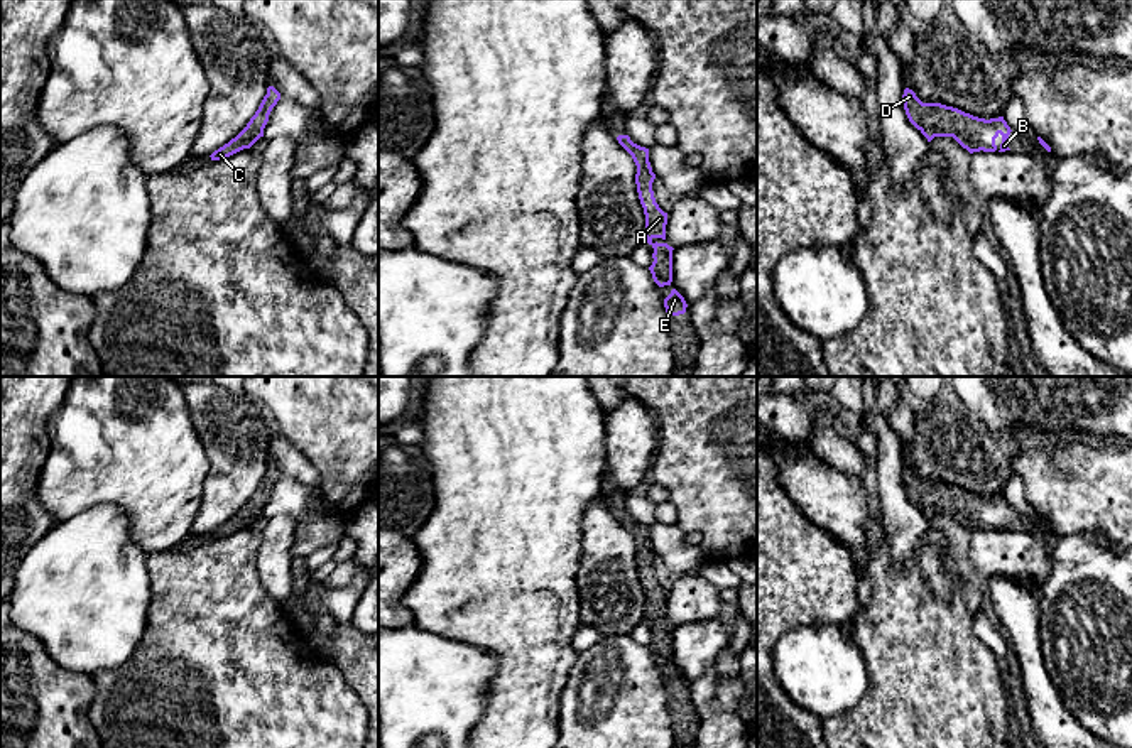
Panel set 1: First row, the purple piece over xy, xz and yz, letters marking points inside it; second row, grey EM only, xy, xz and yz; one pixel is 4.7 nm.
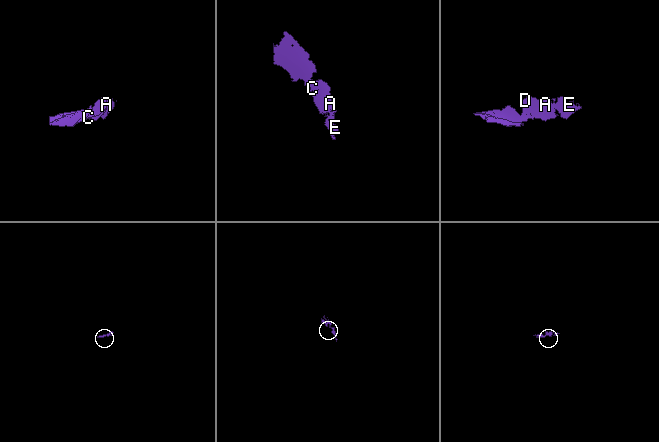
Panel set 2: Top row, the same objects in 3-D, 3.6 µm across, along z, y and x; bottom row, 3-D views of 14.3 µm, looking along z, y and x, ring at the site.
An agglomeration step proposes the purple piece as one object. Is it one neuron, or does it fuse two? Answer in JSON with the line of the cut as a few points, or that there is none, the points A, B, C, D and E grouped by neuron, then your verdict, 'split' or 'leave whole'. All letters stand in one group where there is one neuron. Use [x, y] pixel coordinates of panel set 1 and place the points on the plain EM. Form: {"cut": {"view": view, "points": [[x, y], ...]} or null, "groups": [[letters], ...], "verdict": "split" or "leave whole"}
{"cut": null, "groups": [["A", "B", "C", "D", "E"]], "verdict": "leave whole"}

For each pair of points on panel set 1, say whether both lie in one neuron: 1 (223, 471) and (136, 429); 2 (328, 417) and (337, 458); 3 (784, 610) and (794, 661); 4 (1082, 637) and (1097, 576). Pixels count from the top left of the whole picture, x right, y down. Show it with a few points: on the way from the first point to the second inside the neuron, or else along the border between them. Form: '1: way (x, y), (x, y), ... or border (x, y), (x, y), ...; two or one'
1: border (195, 428), (208, 461), (201, 504); two
2: way (337, 428), (337, 448); one
3: border (828, 622), (805, 623), (791, 628), (774, 647); two
4: way (1097, 622), (1097, 591); one

